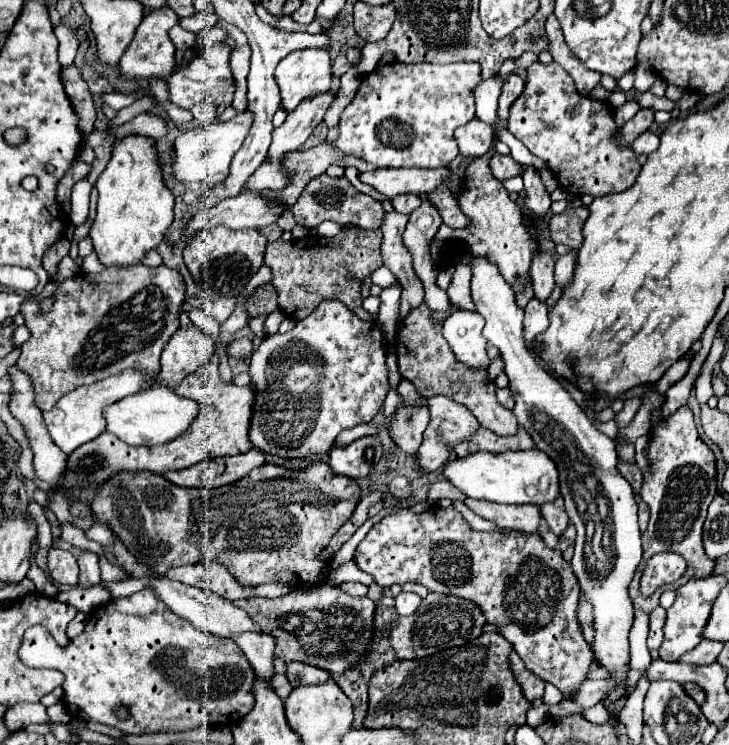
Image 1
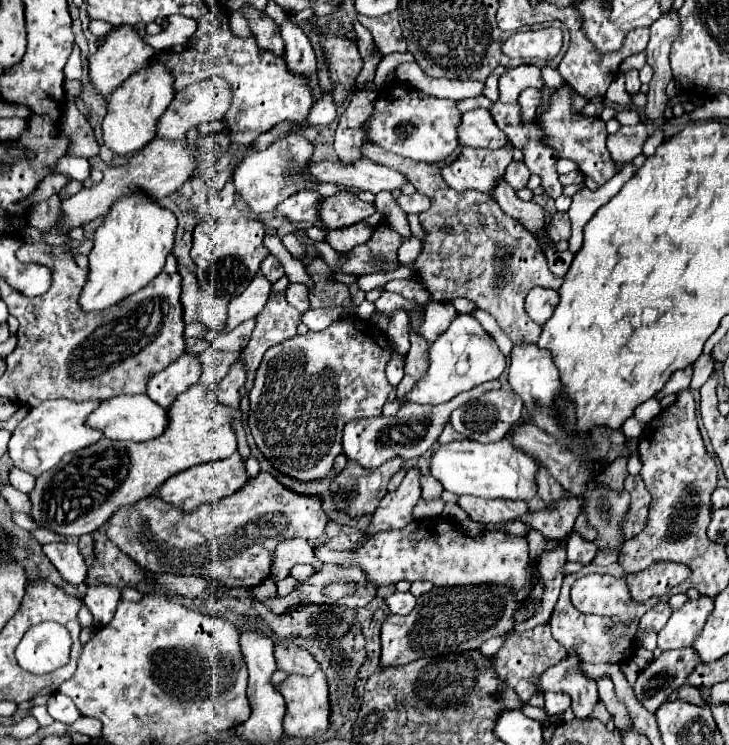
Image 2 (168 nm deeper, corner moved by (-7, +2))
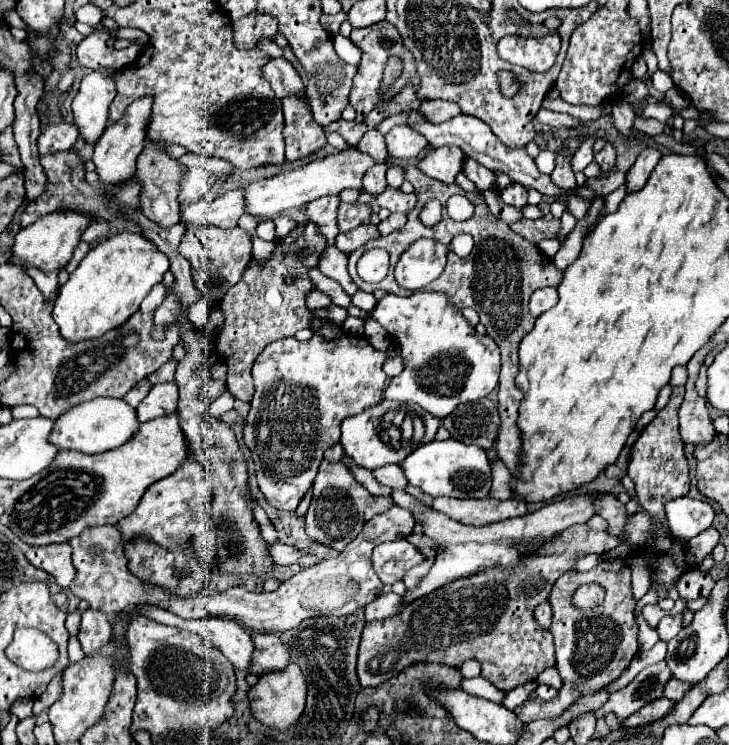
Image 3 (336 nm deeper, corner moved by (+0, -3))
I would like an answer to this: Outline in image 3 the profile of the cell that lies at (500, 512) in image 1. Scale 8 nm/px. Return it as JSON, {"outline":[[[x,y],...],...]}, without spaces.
{"outline":[[[436,497],[432,501],[432,507],[454,521],[460,521],[464,525],[488,525],[496,521],[506,521],[512,517],[522,517],[526,513],[524,501],[508,499],[508,501],[496,501],[496,499],[450,499],[450,497]]]}

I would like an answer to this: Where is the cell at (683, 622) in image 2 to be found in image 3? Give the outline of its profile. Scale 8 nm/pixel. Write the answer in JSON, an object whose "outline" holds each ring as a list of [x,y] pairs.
{"outline":[[[682,613],[662,617],[660,623],[658,623],[658,627],[656,627],[656,631],[658,631],[658,635],[660,635],[662,641],[670,641],[672,637],[678,635],[680,629],[682,629]]]}

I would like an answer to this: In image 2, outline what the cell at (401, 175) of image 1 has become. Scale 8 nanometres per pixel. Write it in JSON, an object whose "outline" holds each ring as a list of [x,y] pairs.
{"outline":[[[359,158],[353,164],[341,164],[341,162],[317,162],[309,164],[311,178],[319,182],[335,182],[345,188],[357,188],[357,190],[369,190],[373,194],[377,192],[393,192],[401,190],[409,180],[401,172],[379,166],[367,158]]]}

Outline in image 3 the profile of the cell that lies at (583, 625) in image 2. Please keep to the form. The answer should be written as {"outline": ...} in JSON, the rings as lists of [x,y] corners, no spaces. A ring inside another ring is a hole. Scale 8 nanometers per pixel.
{"outline":[[[600,561],[588,573],[568,571],[556,581],[550,595],[550,605],[554,611],[550,631],[554,635],[556,669],[562,677],[562,689],[548,703],[526,701],[524,705],[516,707],[514,713],[524,723],[530,723],[536,719],[554,719],[562,715],[580,697],[598,693],[602,687],[618,679],[622,671],[630,665],[634,655],[638,653],[638,641],[636,641],[638,625],[634,623],[636,601],[630,591],[630,569],[624,561]],[[584,583],[594,583],[606,589],[606,599],[602,601],[602,613],[600,613],[600,605],[584,613],[582,609],[576,609],[576,605],[572,603],[574,591]]]}

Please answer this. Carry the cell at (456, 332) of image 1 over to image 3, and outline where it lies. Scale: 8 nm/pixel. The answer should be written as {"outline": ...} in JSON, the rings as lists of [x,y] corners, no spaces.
{"outline":[[[416,291],[408,297],[386,295],[370,311],[370,317],[394,337],[404,359],[404,371],[384,391],[386,399],[418,403],[424,411],[444,419],[456,405],[488,397],[498,385],[500,349],[496,341],[476,333],[462,311],[448,303],[448,293]]]}

